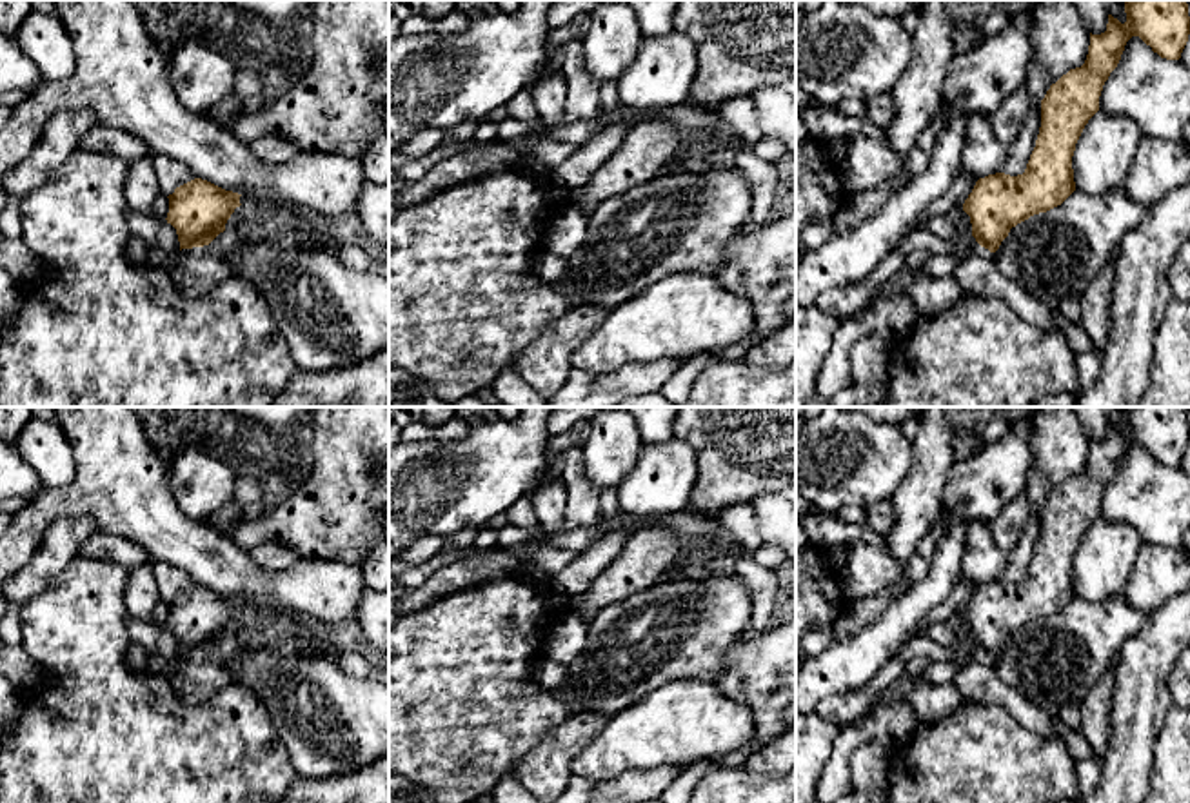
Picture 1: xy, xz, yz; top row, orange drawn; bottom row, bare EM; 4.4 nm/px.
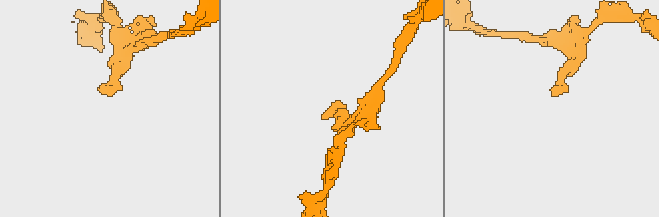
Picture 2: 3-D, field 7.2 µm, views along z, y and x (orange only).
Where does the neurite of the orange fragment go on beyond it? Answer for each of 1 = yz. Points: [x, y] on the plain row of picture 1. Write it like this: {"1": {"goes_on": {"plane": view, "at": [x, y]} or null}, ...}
{"1": {"goes_on": null}}

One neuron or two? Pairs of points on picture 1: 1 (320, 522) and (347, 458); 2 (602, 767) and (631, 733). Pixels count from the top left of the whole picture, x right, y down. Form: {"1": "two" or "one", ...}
{"1": "one", "2": "one"}

